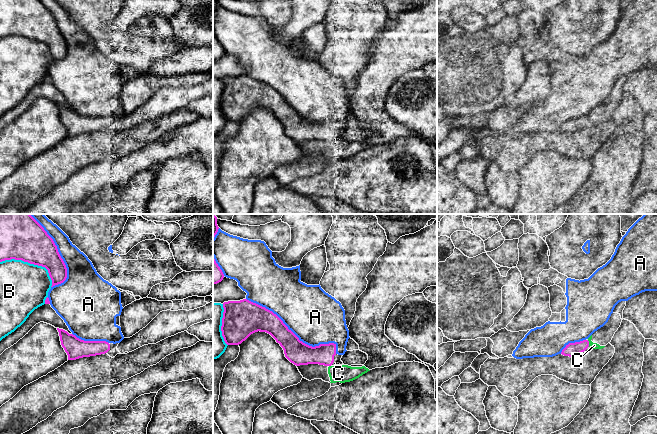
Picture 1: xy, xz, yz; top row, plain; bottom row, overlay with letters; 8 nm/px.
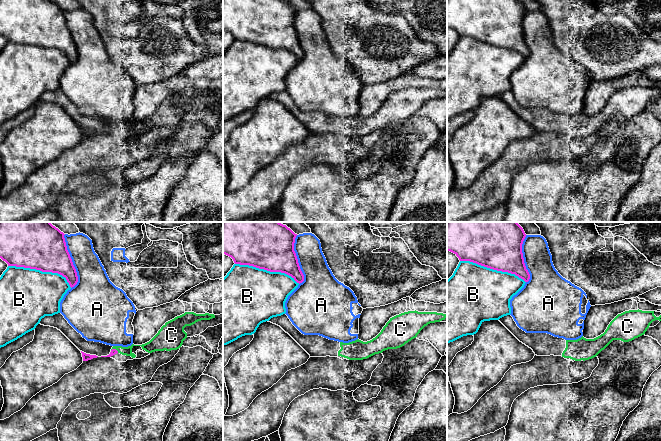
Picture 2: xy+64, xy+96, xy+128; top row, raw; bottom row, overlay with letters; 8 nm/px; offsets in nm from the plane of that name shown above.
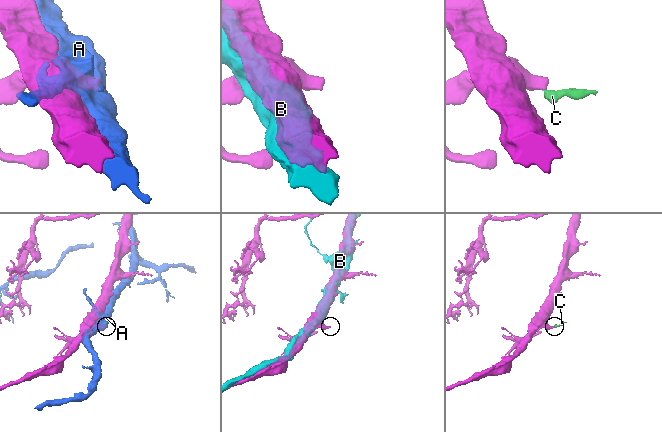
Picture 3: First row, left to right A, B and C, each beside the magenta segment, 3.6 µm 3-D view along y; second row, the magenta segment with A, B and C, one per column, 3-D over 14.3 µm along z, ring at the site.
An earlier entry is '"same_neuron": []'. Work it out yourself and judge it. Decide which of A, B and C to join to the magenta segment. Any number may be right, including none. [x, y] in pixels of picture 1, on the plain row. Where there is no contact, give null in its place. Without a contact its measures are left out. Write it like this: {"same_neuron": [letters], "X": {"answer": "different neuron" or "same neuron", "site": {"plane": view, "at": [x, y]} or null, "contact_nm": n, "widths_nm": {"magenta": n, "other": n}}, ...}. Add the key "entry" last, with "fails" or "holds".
{"same_neuron": [], "A": {"answer": "different neuron", "site": {"plane": "xz", "at": [294, 110]}, "contact_nm": 850, "widths_nm": {"magenta": 190, "other": 420}}, "B": {"answer": "different neuron", "site": {"plane": "xy", "at": [31, 39]}, "contact_nm": 460, "widths_nm": {"magenta": 300, "other": 400}}, "C": {"answer": "different neuron", "site": {"plane": "yz", "at": [588, 119]}, "contact_nm": 50, "widths_nm": {"magenta": 110, "other": 50}}, "entry": "holds"}

